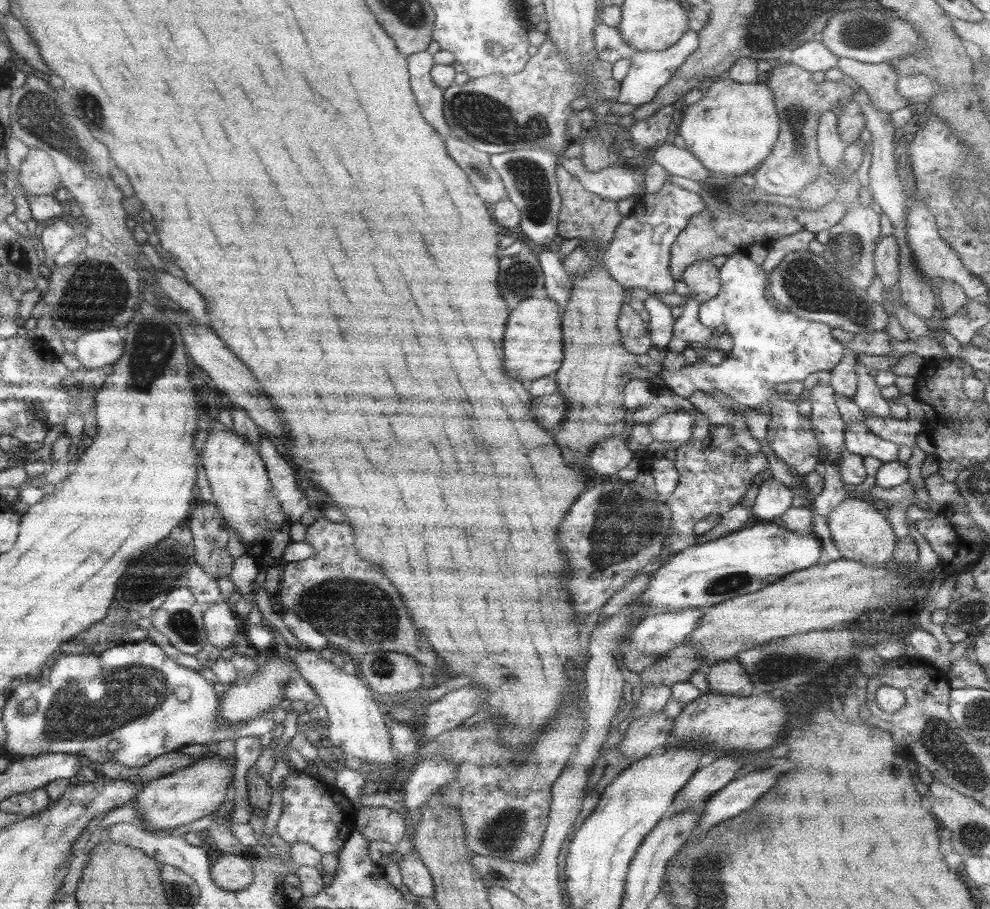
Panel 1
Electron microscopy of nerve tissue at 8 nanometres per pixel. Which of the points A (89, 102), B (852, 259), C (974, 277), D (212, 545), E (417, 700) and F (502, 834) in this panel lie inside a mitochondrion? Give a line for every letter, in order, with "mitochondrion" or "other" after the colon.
A: mitochondrion
B: mitochondrion
C: other
D: mitochondrion
E: other
F: mitochondrion

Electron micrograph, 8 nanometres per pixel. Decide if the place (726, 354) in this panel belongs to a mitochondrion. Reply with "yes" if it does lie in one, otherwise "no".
no

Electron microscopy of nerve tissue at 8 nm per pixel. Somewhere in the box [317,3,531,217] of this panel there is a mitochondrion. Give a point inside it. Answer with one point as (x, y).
(474, 33)

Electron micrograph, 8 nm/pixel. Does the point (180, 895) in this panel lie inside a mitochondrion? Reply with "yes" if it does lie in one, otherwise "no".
yes

